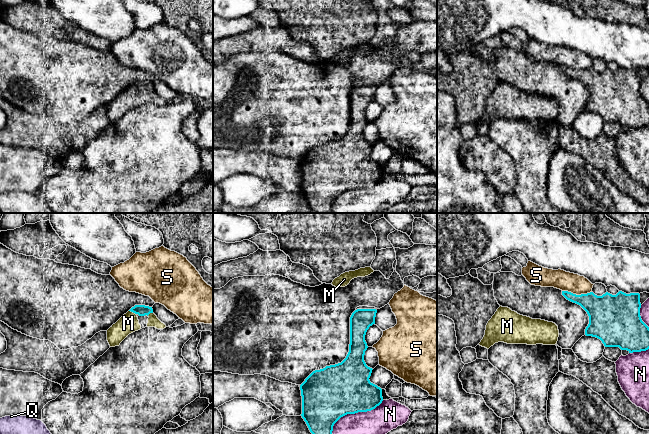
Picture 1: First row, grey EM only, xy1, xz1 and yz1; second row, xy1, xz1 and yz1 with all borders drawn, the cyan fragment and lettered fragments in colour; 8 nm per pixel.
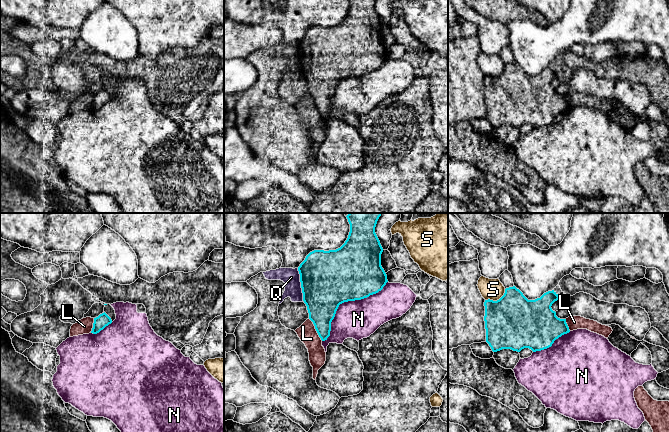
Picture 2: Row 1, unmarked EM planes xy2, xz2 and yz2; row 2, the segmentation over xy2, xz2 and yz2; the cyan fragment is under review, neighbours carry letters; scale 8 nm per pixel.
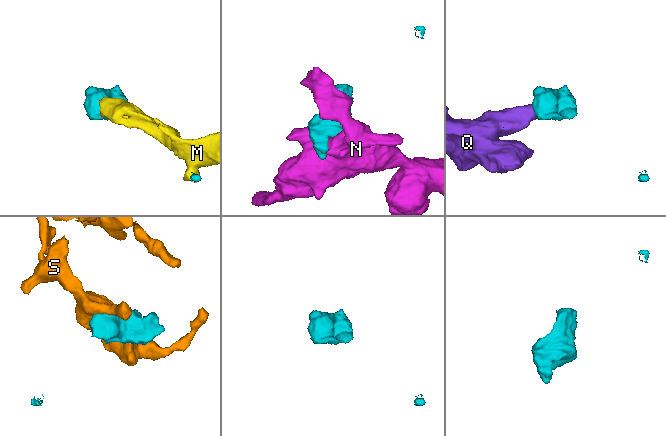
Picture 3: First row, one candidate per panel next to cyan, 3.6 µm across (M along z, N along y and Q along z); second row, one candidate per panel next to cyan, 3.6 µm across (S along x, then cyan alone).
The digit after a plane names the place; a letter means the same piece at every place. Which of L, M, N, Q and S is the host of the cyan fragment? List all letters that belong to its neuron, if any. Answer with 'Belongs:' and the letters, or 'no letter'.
Belongs: M

